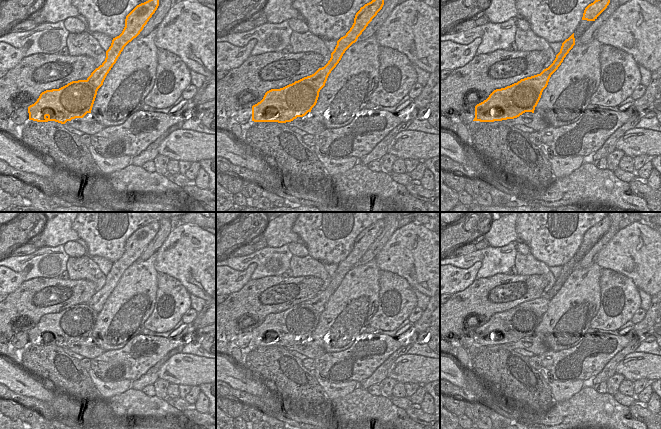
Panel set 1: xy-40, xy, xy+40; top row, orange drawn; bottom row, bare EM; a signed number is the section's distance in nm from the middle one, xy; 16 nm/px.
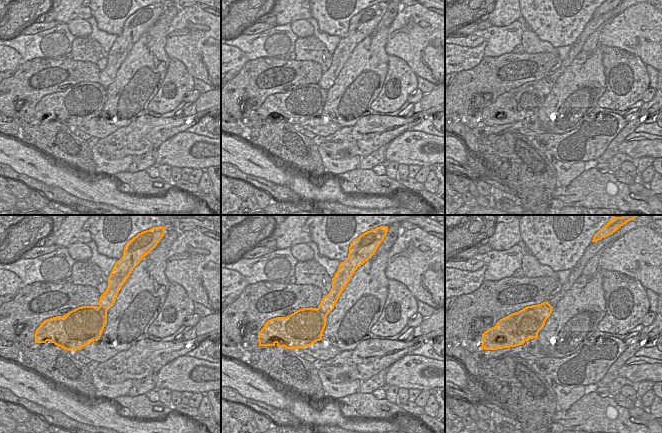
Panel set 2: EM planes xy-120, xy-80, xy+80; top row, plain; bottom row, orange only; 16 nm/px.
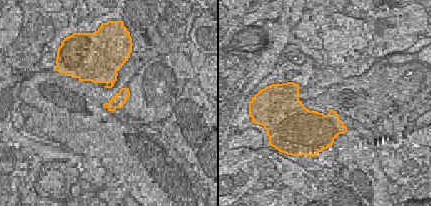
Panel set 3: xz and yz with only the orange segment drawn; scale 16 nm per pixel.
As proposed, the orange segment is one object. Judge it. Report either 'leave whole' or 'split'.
split

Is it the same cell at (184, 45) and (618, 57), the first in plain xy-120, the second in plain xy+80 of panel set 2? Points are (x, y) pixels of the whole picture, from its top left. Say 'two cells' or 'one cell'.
two cells

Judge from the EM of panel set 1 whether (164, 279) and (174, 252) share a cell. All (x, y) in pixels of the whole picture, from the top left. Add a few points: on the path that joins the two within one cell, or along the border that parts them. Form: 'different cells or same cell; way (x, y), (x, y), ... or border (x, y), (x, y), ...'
different cells; border (158, 272), (163, 272), (176, 278), (185, 288)

